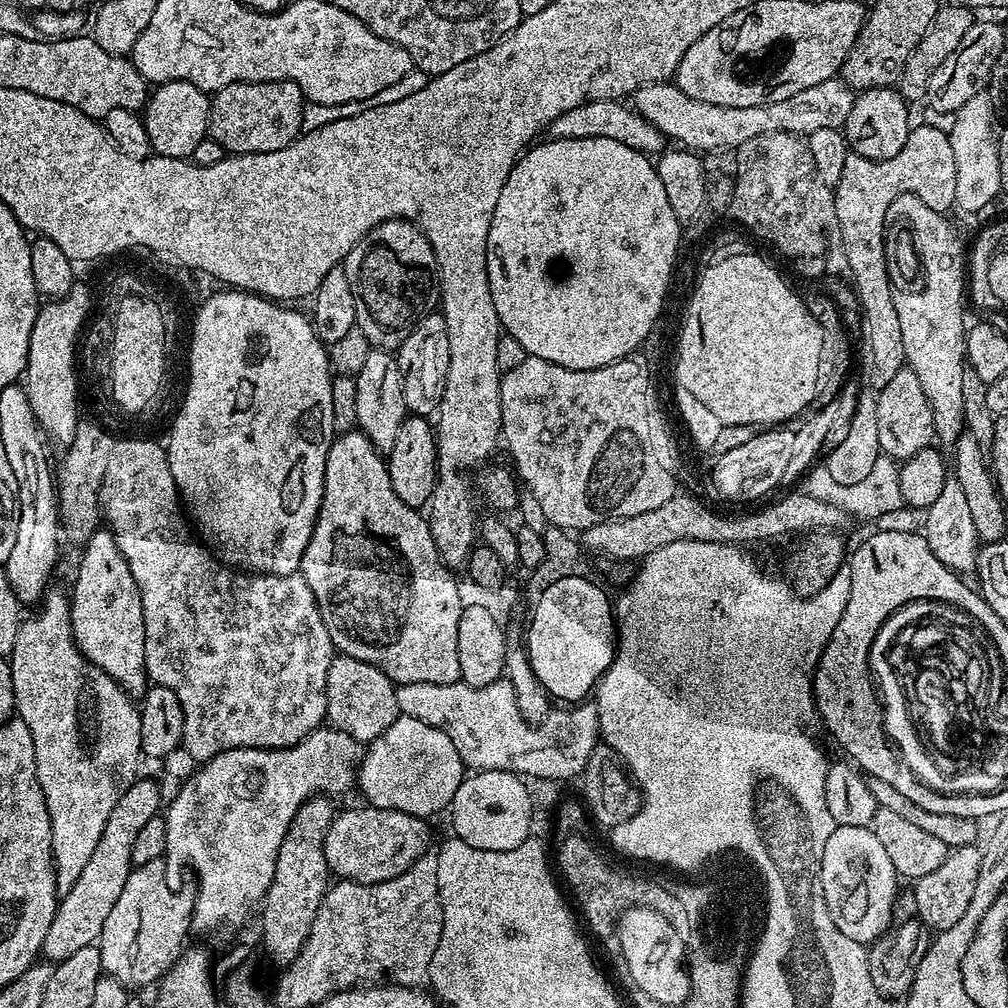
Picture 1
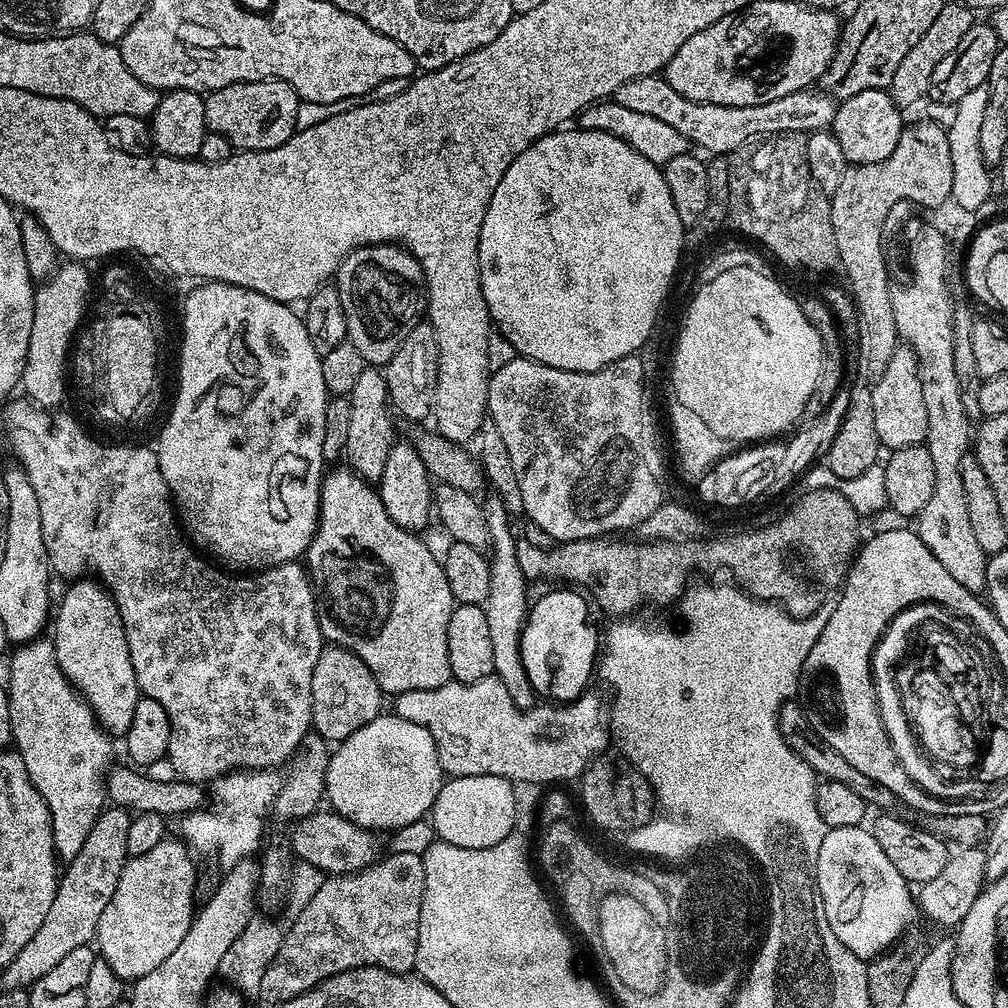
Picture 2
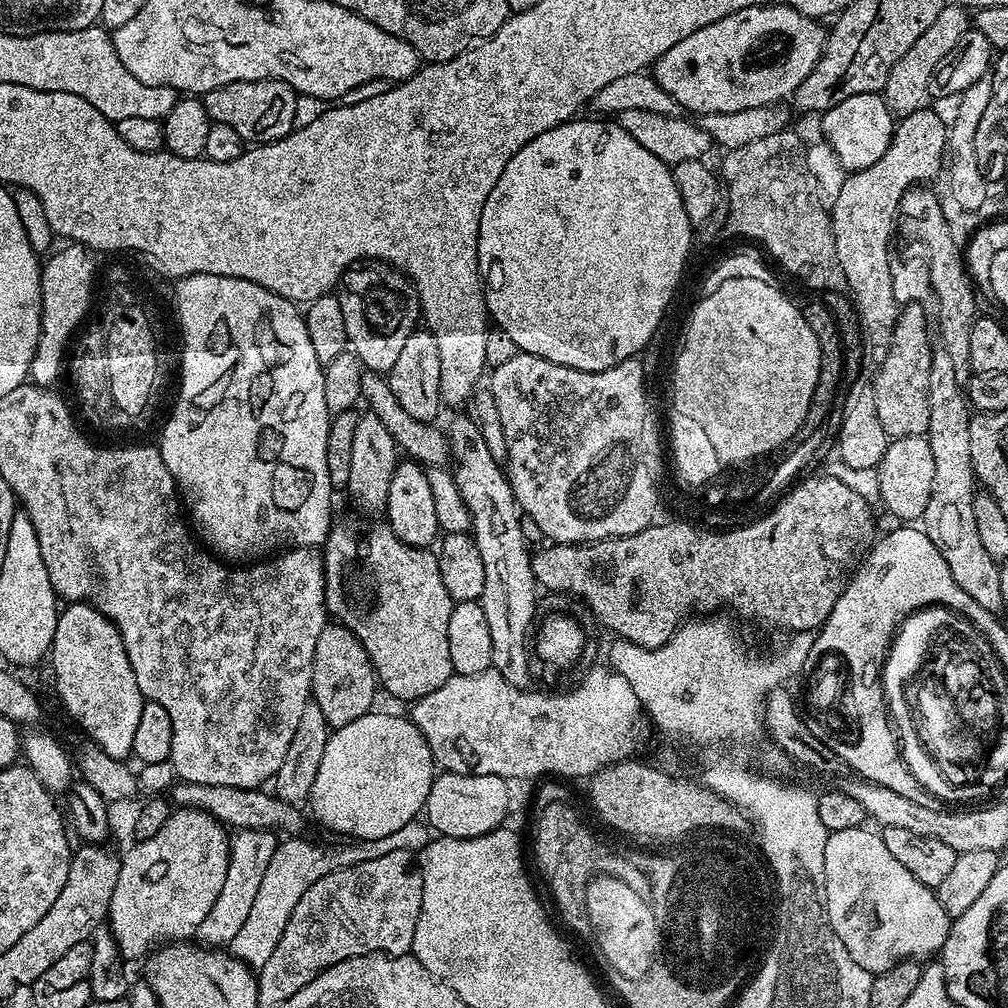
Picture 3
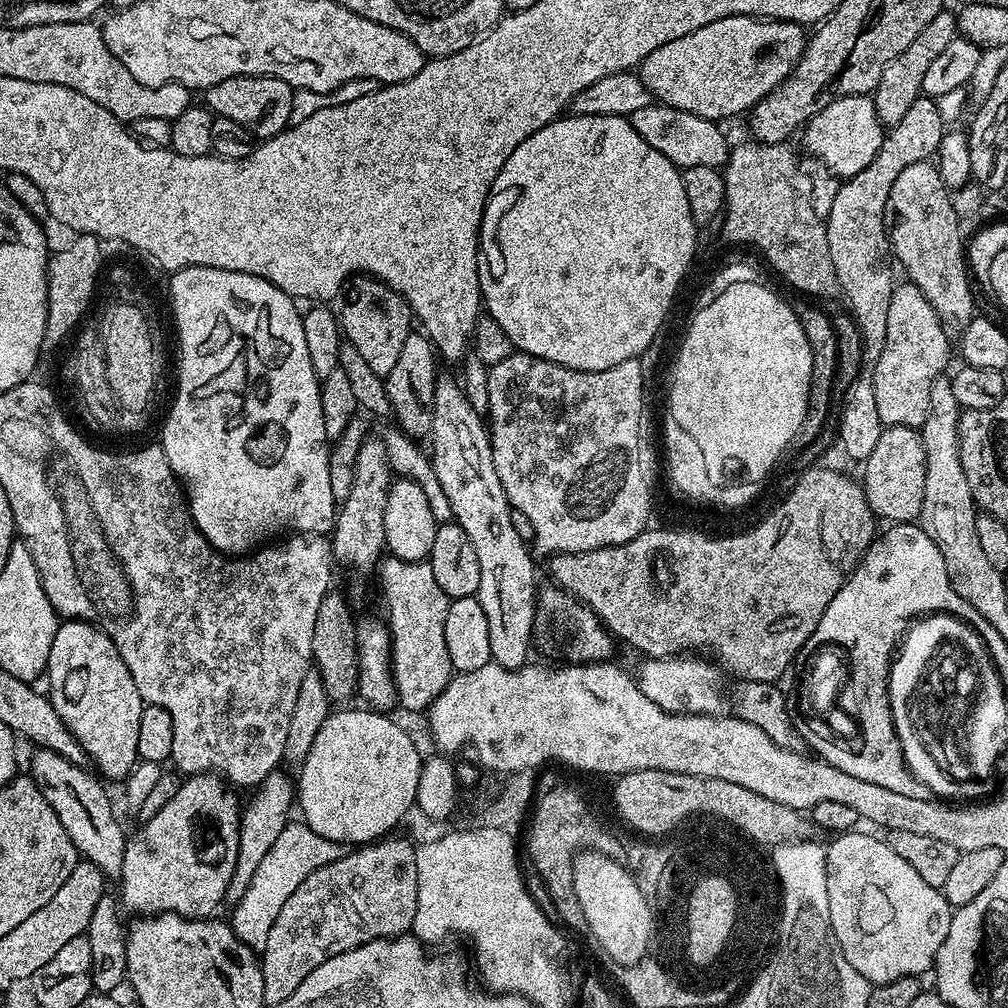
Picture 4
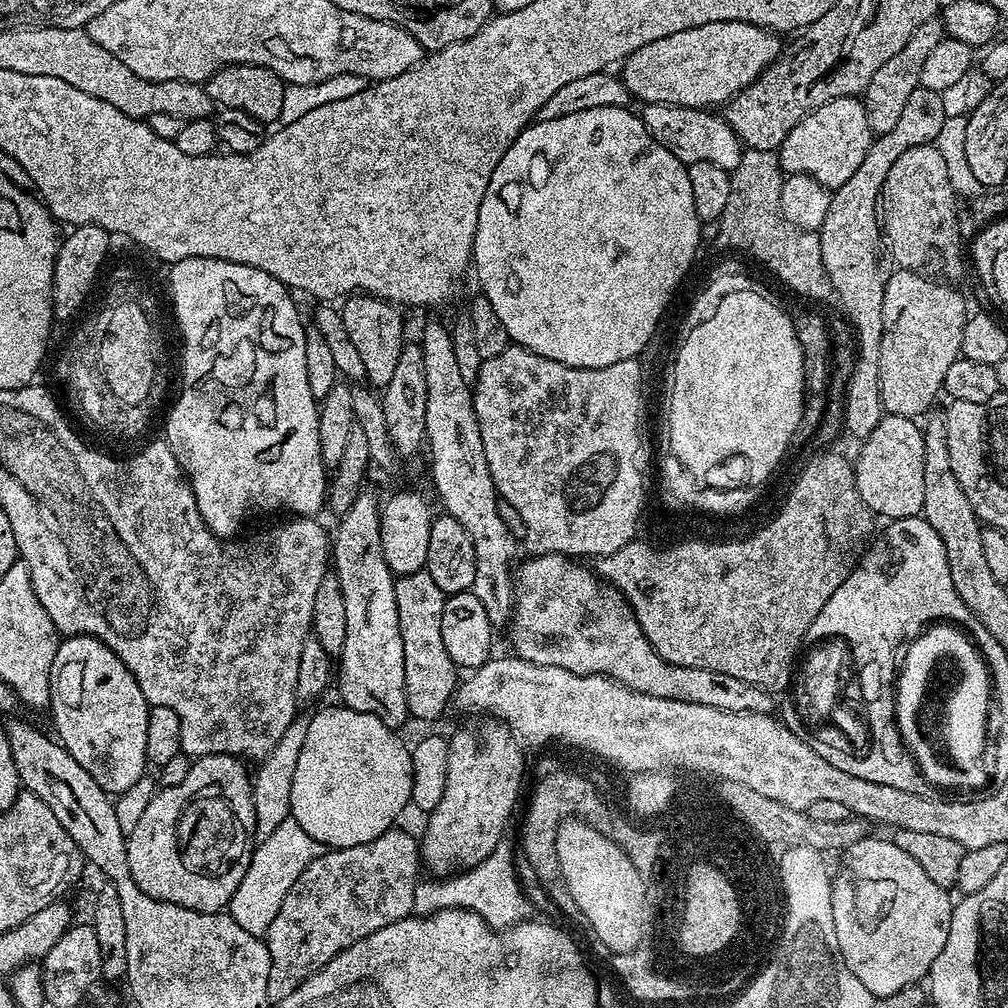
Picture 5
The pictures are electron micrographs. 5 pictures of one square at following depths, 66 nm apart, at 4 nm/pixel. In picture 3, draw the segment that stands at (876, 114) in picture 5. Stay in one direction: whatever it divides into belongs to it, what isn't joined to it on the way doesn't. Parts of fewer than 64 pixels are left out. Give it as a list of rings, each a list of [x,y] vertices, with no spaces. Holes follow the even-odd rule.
[[[945,3],[938,18],[930,22],[930,26],[918,38],[918,42],[914,42],[914,46],[910,46],[910,50],[906,50],[906,54],[902,54],[898,62],[894,62],[882,93],[893,117],[909,116],[929,103],[930,78],[934,78],[934,70],[938,70],[938,62],[942,62],[942,58],[950,54],[951,48],[958,42],[958,38],[962,38],[962,34],[970,31],[969,9],[959,3],[956,4]]]

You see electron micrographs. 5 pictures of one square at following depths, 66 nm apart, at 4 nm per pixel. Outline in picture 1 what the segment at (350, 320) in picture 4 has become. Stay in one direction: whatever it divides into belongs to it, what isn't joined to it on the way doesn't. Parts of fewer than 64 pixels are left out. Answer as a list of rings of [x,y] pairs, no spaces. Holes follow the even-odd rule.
[[[406,220],[382,222],[345,254],[342,271],[350,290],[355,331],[373,349],[399,348],[425,311],[428,291],[434,288],[432,251],[424,236]]]

